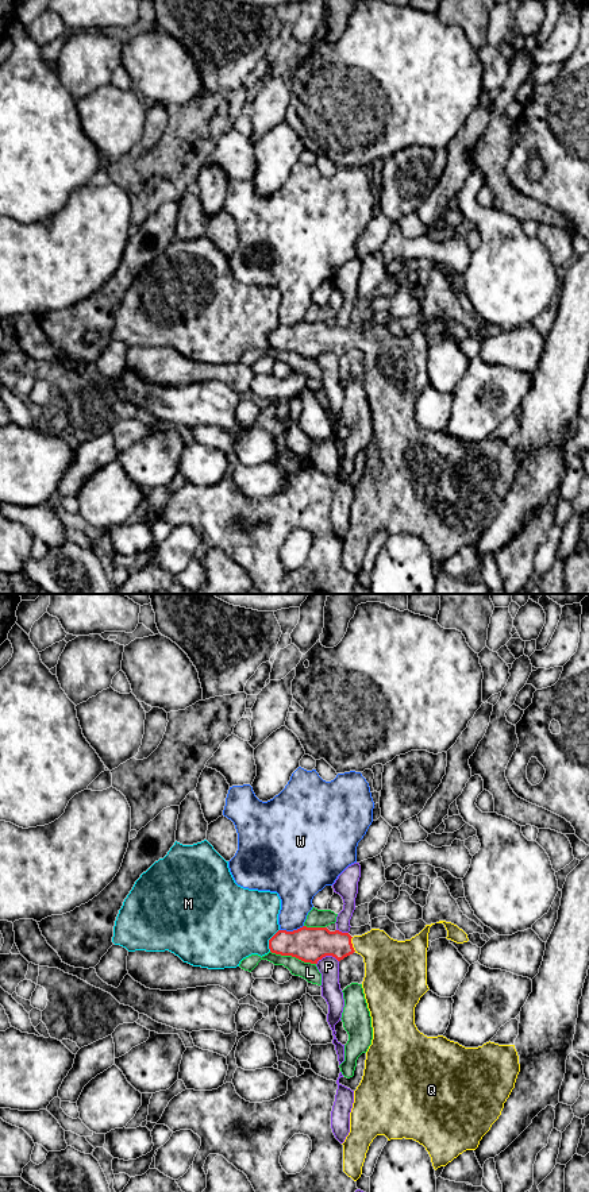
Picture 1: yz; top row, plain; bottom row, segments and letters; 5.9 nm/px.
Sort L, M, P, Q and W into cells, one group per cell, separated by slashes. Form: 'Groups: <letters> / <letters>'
Groups: L / M / P / Q / W

